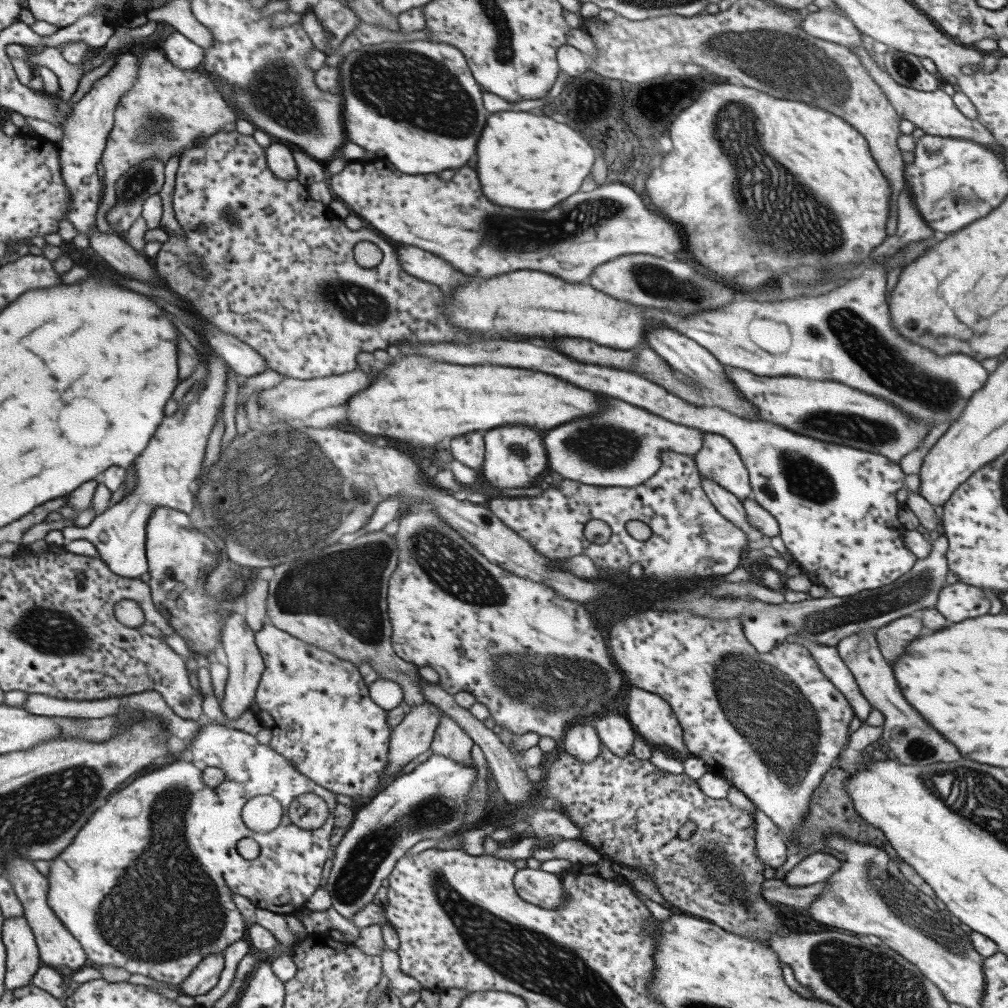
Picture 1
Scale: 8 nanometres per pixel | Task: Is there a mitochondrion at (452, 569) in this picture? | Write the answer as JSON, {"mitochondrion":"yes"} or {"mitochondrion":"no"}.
{"mitochondrion":"yes"}

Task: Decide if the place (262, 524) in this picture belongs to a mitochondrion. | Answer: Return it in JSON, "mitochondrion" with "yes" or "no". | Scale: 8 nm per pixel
{"mitochondrion":"yes"}

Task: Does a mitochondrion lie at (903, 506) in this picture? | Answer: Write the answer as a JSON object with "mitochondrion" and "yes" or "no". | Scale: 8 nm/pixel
{"mitochondrion":"no"}

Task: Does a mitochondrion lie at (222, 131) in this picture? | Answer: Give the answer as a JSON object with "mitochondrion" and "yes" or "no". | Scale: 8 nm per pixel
{"mitochondrion":"no"}

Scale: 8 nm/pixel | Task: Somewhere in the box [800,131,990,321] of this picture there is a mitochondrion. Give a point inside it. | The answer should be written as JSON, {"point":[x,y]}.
{"point":[960,199]}

